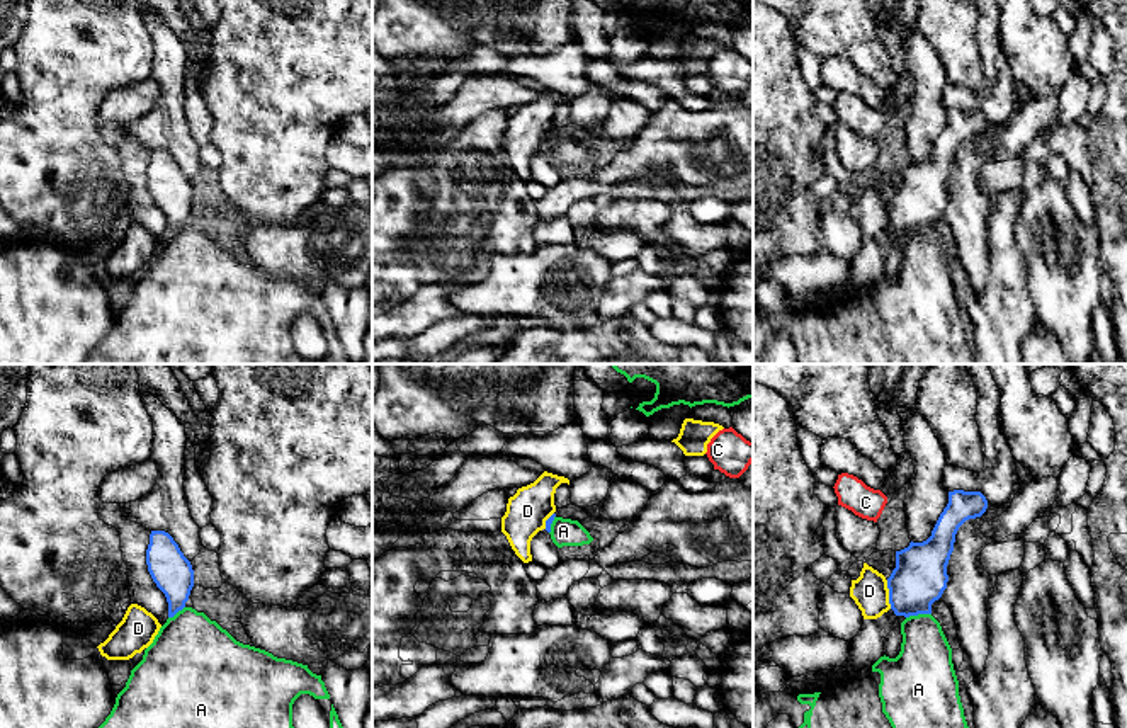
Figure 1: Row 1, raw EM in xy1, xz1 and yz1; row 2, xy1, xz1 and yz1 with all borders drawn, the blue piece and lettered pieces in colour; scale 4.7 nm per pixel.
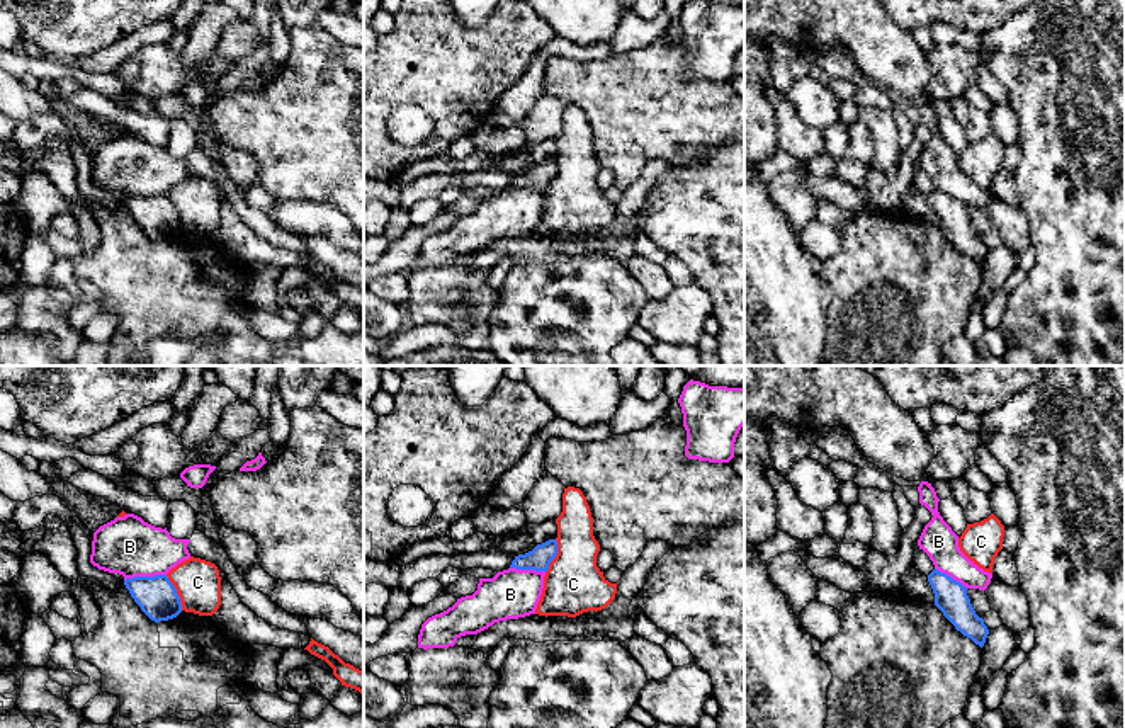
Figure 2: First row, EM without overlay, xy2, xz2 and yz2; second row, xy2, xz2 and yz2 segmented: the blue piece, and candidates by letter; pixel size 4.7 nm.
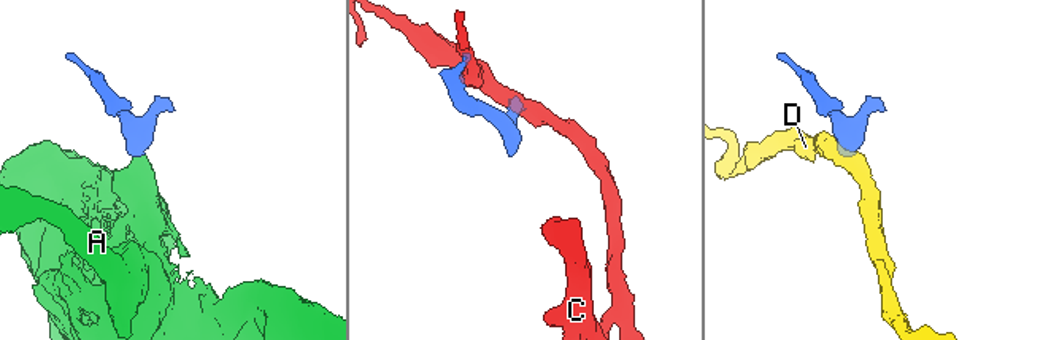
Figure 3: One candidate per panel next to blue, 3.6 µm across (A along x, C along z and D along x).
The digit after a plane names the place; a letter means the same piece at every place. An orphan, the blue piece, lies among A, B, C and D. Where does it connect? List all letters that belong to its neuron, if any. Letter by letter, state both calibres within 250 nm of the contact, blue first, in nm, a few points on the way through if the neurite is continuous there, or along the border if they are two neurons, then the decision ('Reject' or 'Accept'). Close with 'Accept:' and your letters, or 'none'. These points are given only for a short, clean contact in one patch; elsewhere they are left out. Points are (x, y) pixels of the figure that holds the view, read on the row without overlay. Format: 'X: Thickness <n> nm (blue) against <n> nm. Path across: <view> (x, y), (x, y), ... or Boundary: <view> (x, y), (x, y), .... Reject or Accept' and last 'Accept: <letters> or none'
A: Thickness 260 nm (blue) against 260 nm. Boundary: yz1 (930, 232), (906, 237). Reject
B: Thickness 190 nm (blue) against 280 nm. Reject
C: Thickness 190 nm (blue) against 220 nm. Boundary: xy2 (165, 194), (175, 208), (182, 228). Reject
D: Thickness 260 nm (blue) against 170 nm. Boundary: yz1 (886, 199), (891, 227). Reject
Accept: none

